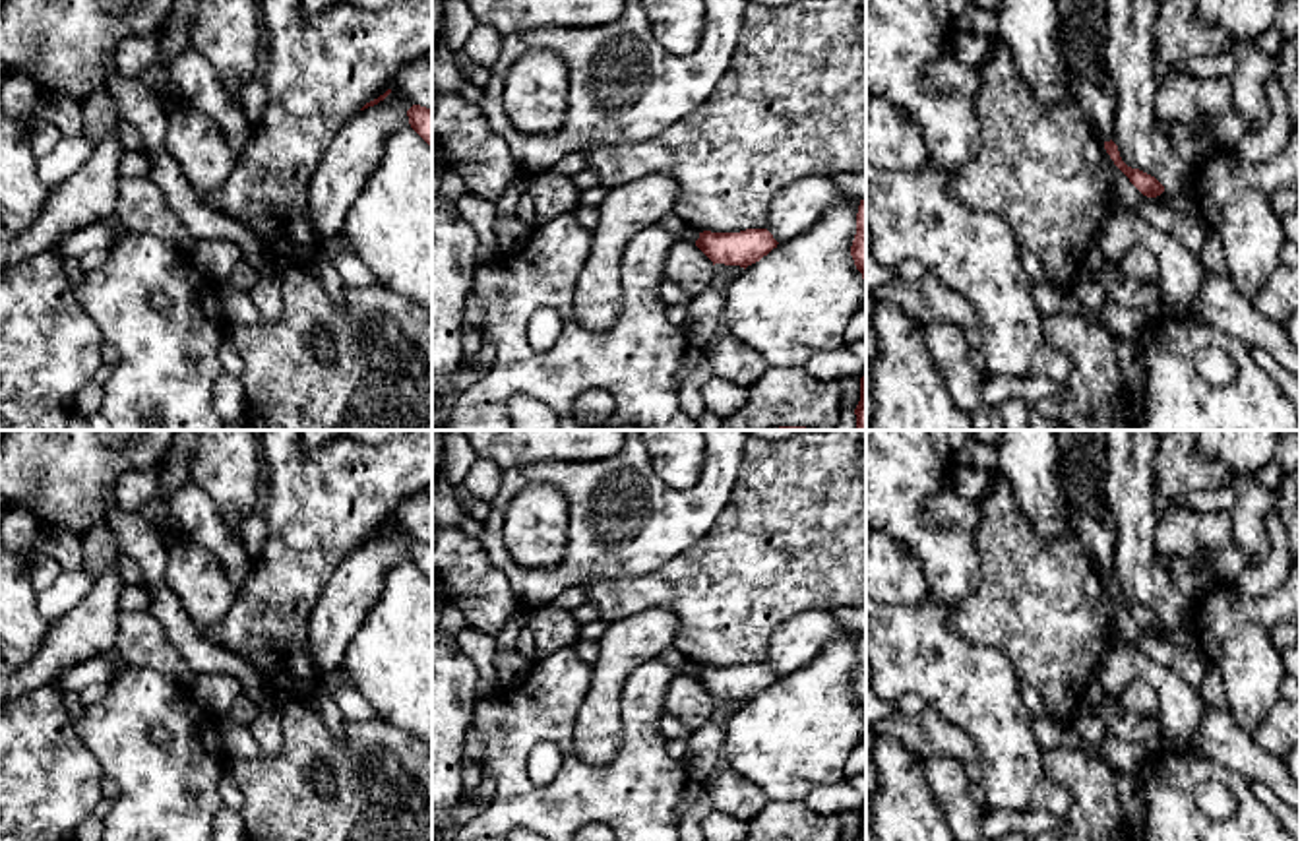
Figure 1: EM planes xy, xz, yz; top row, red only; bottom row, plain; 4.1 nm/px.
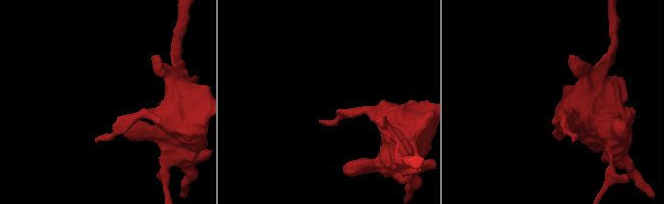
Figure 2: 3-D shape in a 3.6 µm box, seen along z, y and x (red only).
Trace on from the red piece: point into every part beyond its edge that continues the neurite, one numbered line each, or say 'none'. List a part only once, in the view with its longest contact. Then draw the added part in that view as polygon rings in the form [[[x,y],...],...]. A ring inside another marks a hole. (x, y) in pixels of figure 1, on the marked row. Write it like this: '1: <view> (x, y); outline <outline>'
none

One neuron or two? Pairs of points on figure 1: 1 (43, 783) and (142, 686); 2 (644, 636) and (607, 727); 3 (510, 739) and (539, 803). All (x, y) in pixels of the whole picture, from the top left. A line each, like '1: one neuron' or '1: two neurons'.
1: two neurons
2: one neuron
3: one neuron

